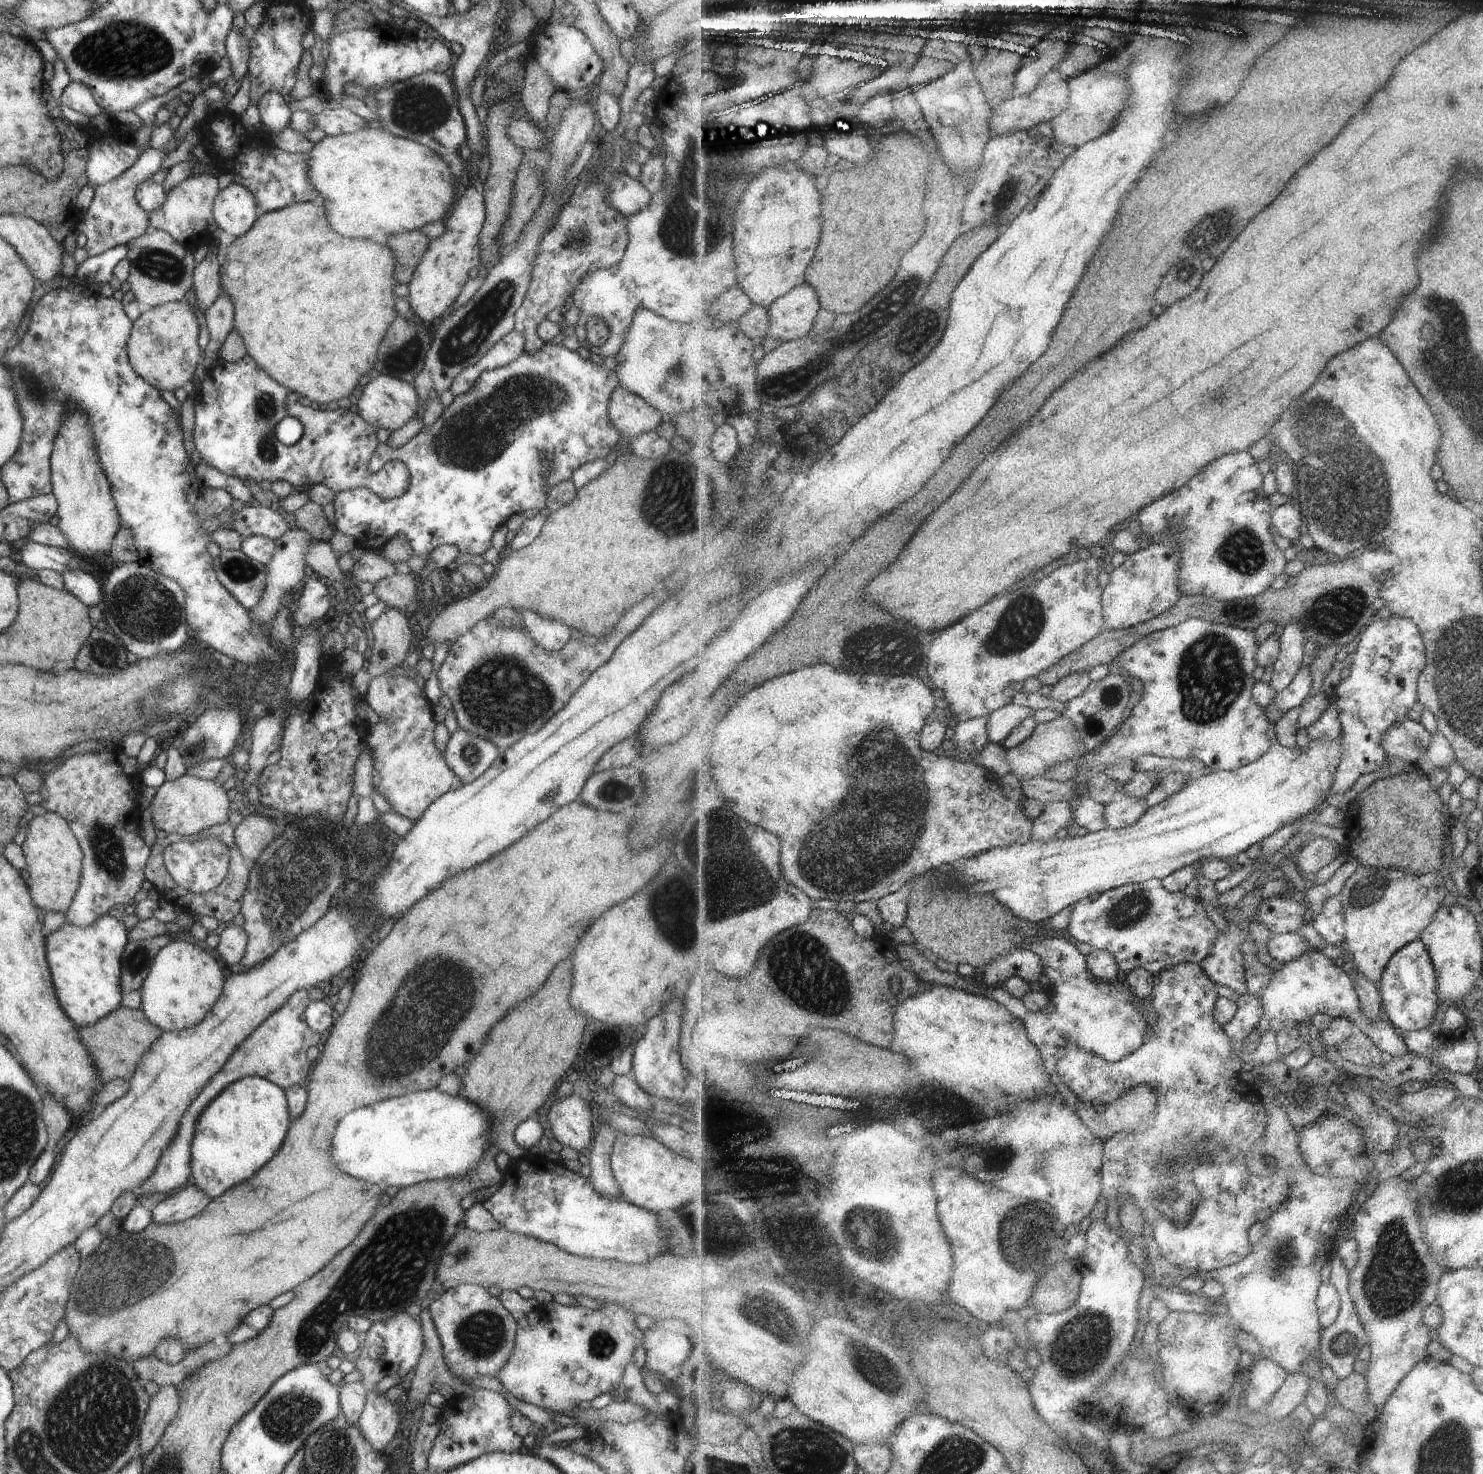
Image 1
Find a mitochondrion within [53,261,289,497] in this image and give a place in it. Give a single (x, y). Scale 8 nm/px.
(264, 406)

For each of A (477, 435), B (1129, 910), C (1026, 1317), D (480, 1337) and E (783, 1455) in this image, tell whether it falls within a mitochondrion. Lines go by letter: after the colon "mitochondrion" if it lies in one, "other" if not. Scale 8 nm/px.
A: mitochondrion
B: mitochondrion
C: other
D: mitochondrion
E: mitochondrion

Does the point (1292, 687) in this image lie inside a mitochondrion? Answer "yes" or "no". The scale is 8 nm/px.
no

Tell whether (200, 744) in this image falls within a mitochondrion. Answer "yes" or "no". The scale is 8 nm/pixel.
yes

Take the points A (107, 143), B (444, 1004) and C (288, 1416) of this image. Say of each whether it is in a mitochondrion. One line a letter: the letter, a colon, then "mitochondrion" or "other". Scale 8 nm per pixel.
A: other
B: mitochondrion
C: mitochondrion

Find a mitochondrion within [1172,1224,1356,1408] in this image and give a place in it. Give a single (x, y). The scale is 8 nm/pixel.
(1283, 1256)

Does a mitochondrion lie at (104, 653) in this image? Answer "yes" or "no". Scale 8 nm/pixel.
yes

